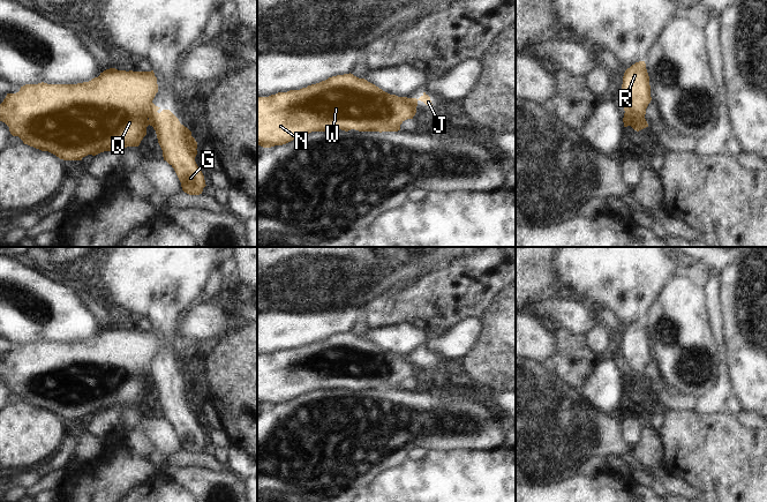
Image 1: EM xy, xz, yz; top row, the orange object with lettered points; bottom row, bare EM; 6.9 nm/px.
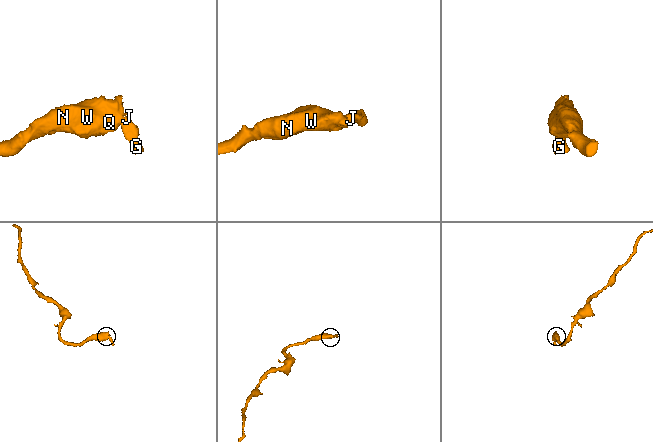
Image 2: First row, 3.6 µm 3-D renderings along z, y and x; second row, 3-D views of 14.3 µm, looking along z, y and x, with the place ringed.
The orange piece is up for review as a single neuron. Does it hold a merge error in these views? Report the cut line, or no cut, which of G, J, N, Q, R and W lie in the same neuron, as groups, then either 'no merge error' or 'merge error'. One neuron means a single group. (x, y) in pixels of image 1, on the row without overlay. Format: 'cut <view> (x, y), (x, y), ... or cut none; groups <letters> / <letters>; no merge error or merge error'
cut yz (625, 369), (630, 374), (630, 383); groups G J / N Q R W; merge error

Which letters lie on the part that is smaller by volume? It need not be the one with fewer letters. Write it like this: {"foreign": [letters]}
{"foreign": ["G", "J"]}

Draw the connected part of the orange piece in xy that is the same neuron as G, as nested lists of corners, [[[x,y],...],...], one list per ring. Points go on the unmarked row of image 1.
[[[170,368],[150,370],[148,376],[149,383],[156,389],[164,419],[174,427],[182,449],[189,454],[202,452],[206,443],[195,420],[197,400],[191,390]]]

